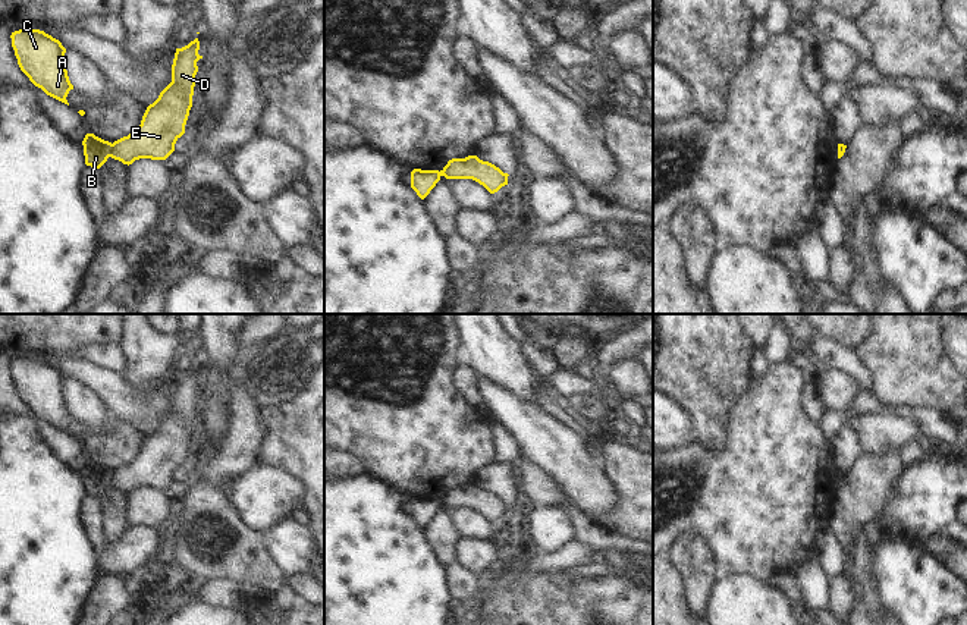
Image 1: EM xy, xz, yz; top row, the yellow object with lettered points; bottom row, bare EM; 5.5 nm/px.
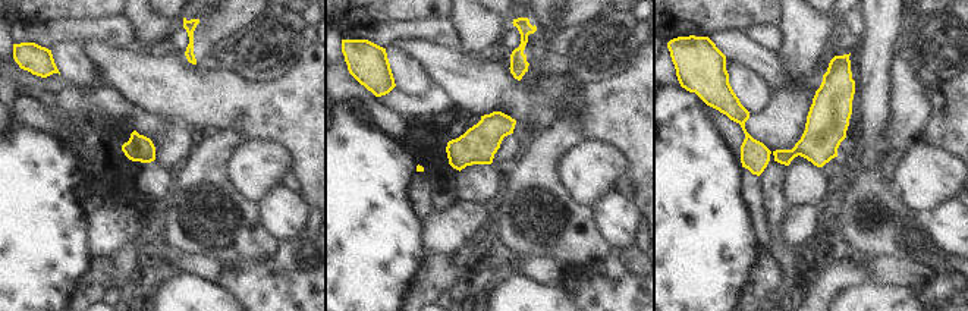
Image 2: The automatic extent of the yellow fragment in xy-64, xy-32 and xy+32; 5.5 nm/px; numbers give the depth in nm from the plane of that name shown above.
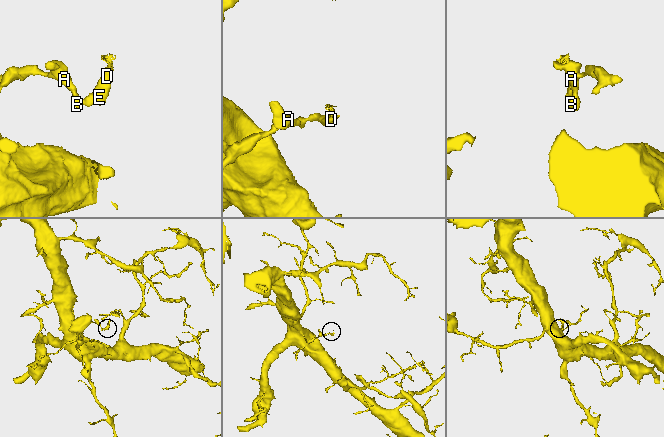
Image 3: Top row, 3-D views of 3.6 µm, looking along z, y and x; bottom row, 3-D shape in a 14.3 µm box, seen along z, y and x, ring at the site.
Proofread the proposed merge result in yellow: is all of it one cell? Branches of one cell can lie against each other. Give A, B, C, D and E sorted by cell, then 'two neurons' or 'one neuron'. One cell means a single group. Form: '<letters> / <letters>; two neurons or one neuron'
A B C / D E; two neurons

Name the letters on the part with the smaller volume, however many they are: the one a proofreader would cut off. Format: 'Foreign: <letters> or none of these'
Foreign: D, E

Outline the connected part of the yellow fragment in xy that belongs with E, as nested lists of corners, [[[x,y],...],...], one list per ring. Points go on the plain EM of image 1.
[[[198,367],[176,377],[172,411],[147,436],[136,459],[112,472],[112,487],[129,494],[139,487],[166,489],[175,480],[192,436],[198,379]]]

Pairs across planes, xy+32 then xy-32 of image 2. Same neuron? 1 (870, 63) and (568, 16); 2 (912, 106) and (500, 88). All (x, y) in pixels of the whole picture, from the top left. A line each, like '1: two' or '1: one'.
1: two
2: two

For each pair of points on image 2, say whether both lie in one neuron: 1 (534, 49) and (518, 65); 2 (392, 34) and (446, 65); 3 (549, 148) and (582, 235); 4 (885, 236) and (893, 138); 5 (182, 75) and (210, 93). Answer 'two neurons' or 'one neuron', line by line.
1: one neuron
2: two neurons
3: one neuron
4: one neuron
5: one neuron

